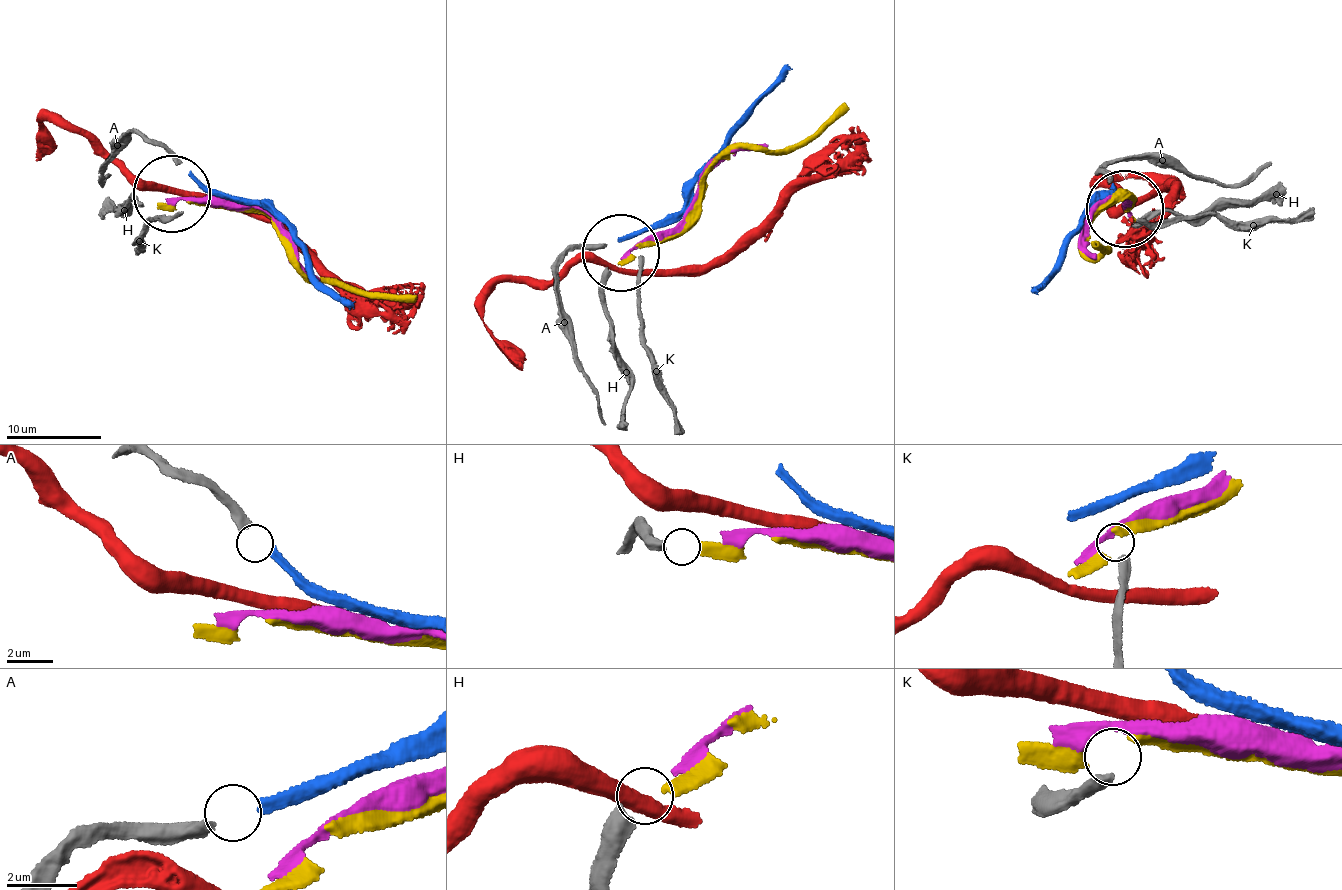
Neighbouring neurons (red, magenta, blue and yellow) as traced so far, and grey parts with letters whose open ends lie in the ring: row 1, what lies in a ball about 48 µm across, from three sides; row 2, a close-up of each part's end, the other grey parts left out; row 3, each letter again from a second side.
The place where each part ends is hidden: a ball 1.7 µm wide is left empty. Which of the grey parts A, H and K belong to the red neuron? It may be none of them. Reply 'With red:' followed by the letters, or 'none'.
With red: none

